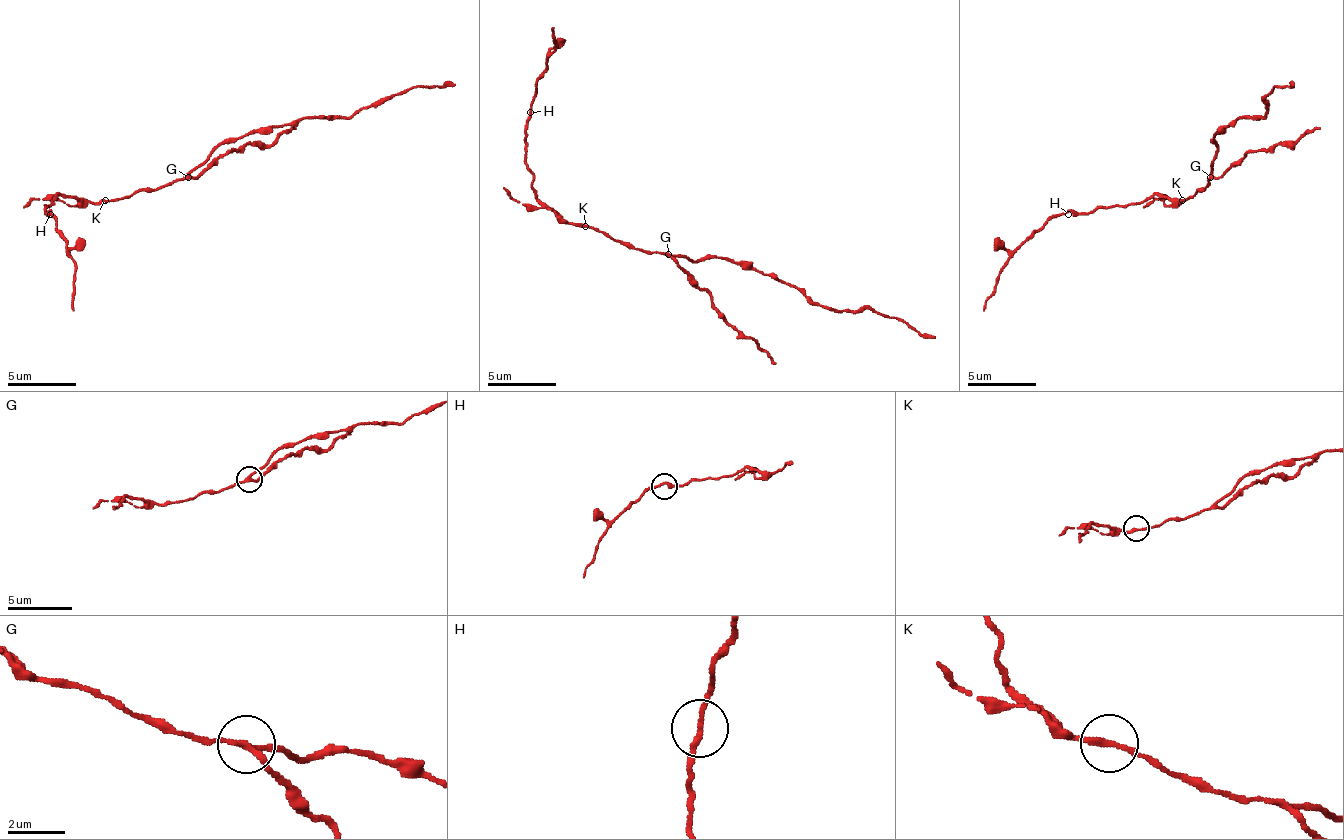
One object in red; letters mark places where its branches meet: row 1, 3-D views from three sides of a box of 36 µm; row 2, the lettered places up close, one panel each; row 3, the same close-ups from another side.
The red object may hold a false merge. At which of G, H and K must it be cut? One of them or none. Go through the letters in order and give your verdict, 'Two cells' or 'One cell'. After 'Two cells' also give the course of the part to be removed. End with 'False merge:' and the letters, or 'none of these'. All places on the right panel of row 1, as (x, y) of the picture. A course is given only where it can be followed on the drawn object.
G: Two cells. Course of the part to remove: (1209, 176), (1223, 176), (1250, 152), (1278, 145), (1295, 145), (1319, 128)
H: One cell
K: One cell
False merge: G

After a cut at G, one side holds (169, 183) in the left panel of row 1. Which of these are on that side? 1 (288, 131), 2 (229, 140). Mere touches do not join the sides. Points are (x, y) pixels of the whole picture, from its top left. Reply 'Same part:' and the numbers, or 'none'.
Same part: 2

